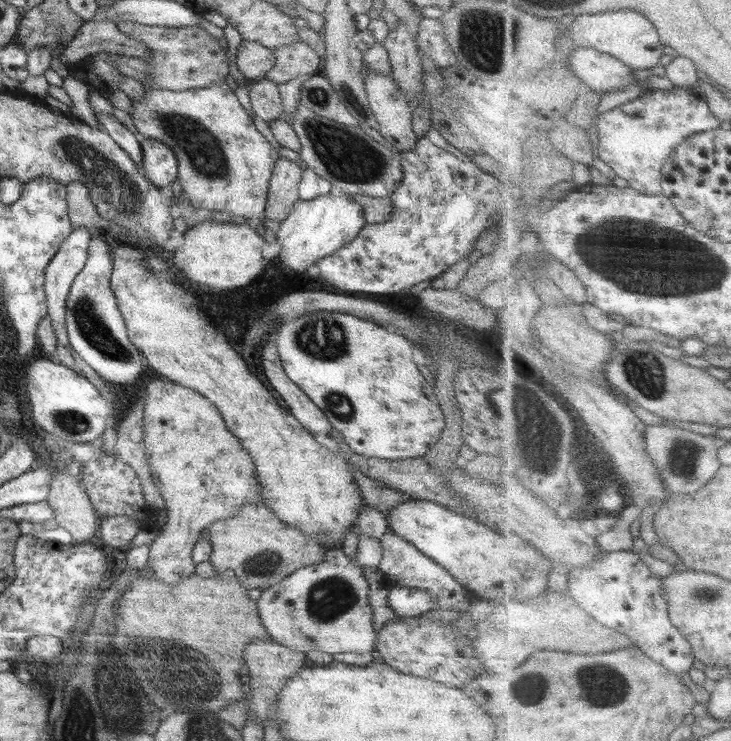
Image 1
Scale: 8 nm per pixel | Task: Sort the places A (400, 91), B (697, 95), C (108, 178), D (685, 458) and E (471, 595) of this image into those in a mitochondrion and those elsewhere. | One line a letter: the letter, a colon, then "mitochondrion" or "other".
A: other
B: other
C: mitochondrion
D: mitochondrion
E: other

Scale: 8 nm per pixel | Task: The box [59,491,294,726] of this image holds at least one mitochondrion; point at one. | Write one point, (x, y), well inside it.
(190, 676)

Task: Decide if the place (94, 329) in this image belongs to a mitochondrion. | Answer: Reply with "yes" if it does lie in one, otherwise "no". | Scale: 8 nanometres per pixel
yes

